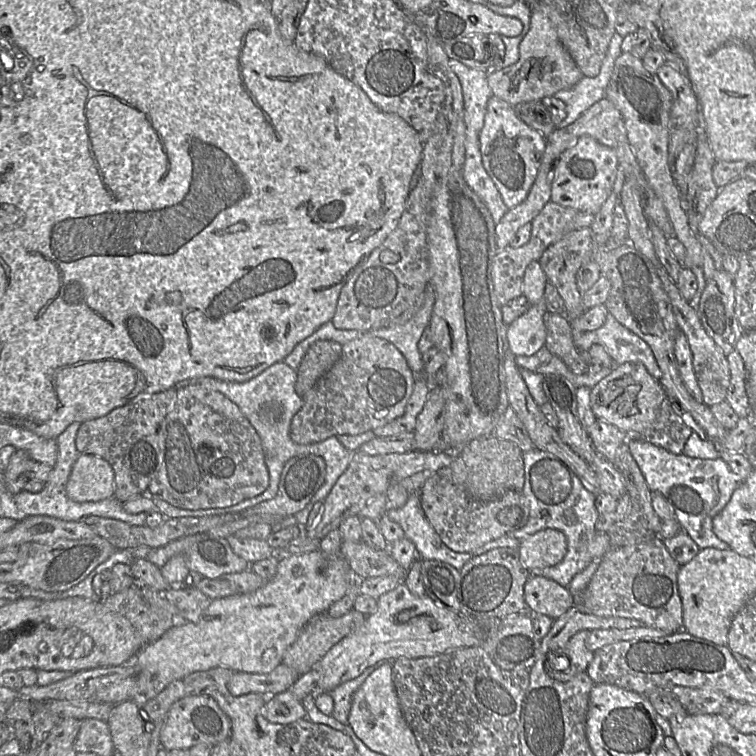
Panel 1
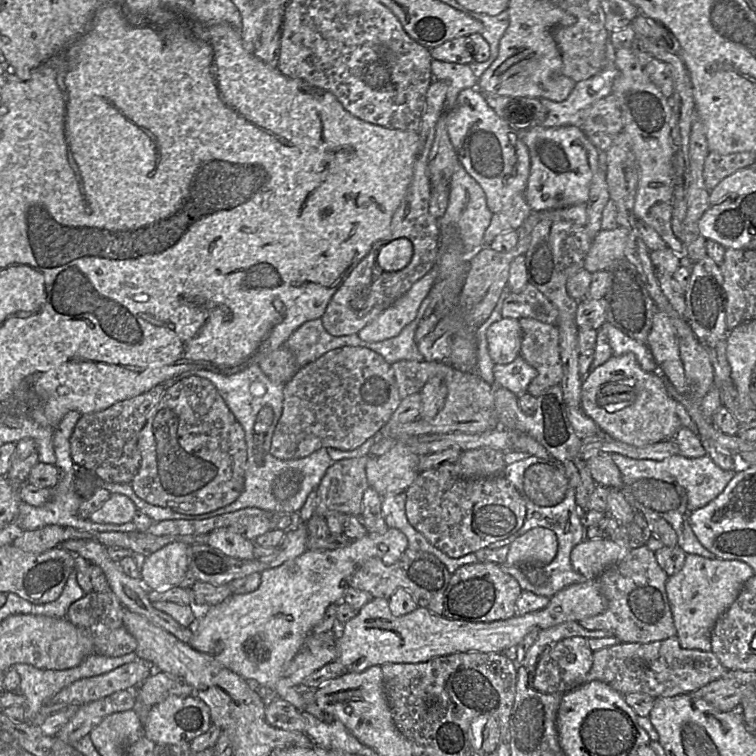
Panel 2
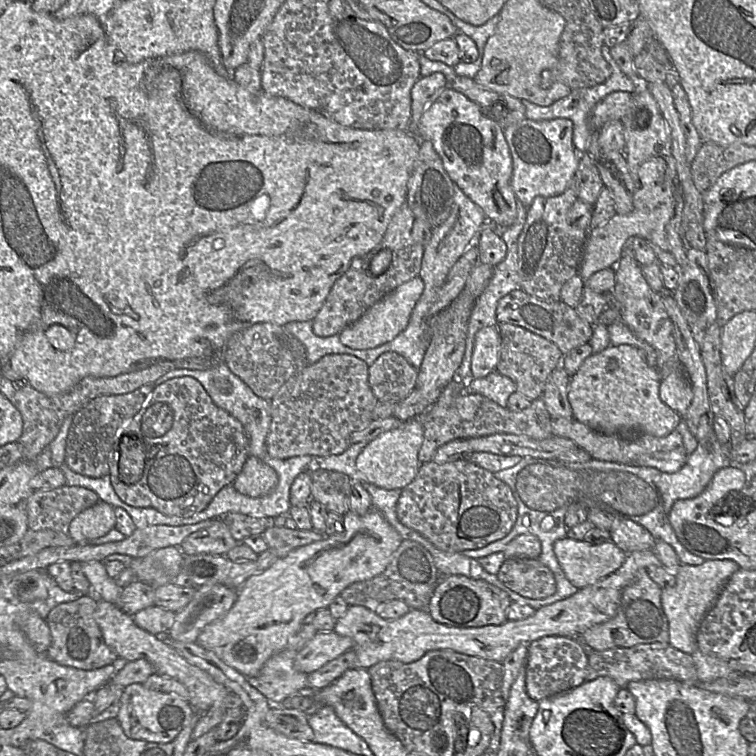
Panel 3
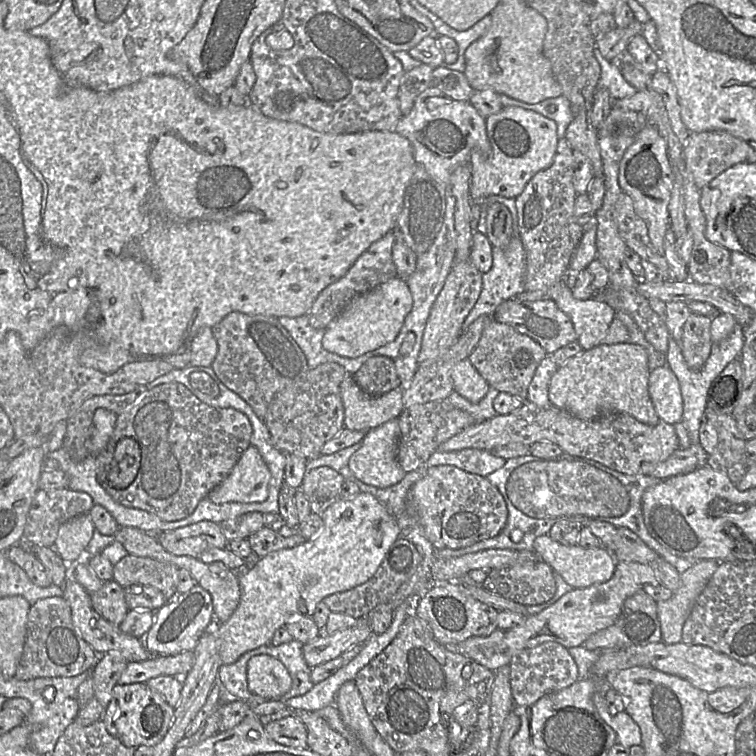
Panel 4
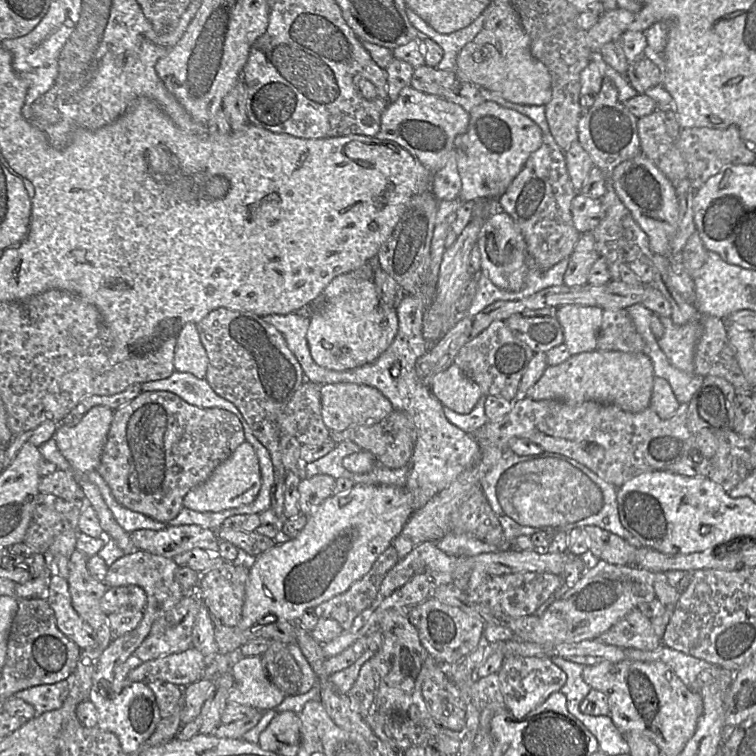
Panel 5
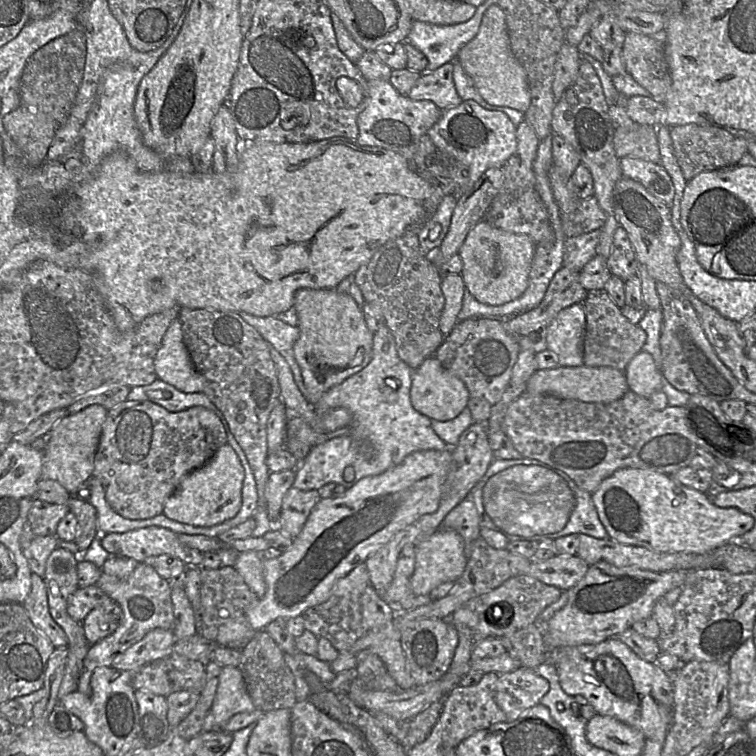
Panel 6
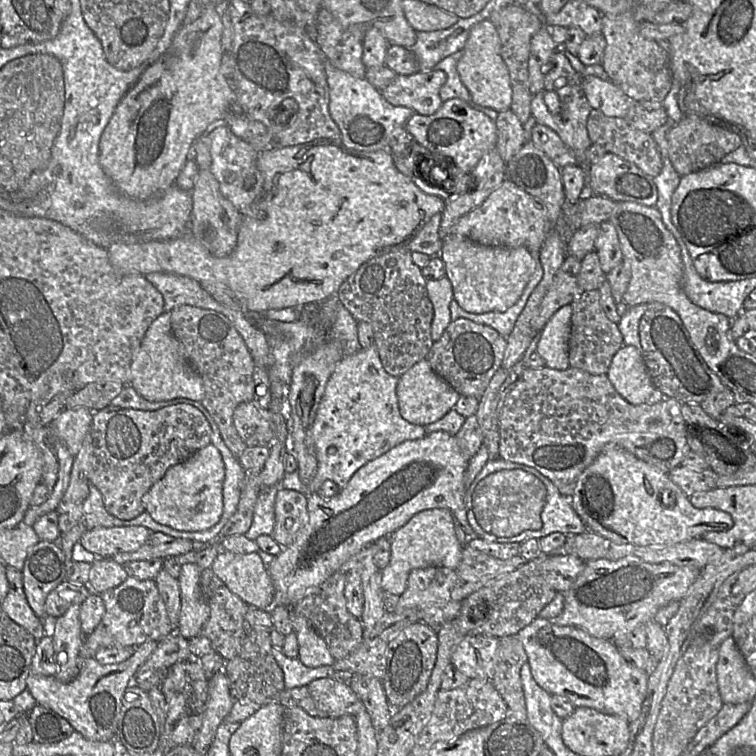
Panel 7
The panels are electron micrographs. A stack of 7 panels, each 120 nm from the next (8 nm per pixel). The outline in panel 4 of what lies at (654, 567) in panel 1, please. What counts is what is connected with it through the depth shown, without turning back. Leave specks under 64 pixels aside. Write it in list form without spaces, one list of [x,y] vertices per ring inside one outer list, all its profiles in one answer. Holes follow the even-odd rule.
[[[644,589],[637,591],[624,601],[622,612],[615,623],[591,635],[582,646],[590,651],[601,652],[660,643],[662,641],[662,635],[661,625],[657,615],[657,604]]]

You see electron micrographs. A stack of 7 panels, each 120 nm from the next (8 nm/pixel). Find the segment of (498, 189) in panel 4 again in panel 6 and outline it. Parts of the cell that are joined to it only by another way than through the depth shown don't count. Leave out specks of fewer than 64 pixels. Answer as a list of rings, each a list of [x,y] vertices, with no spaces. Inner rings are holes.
[[[464,100],[459,106],[442,113],[440,119],[428,130],[436,147],[445,155],[452,157],[447,182],[437,186],[444,195],[457,199],[465,194],[484,174],[494,167],[503,167],[517,149],[516,124],[503,112],[488,110],[473,100]]]

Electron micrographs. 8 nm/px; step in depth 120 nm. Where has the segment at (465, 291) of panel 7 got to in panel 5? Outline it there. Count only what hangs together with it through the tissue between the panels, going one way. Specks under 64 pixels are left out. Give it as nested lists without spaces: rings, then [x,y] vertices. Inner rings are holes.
[[[505,212],[490,215],[478,233],[476,243],[481,255],[481,269],[498,288],[506,291],[518,291],[522,288],[528,272],[527,246],[524,237],[513,221]]]

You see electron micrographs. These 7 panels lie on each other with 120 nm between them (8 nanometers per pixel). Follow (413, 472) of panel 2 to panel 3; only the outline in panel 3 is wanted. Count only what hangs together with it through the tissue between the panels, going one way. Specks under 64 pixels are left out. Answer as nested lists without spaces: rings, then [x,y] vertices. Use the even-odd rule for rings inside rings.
[[[417,419],[404,421],[403,426],[384,432],[367,443],[356,458],[356,469],[364,476],[364,482],[373,484],[383,489],[402,489],[410,484],[422,463],[418,460],[418,452],[423,442],[424,430]]]

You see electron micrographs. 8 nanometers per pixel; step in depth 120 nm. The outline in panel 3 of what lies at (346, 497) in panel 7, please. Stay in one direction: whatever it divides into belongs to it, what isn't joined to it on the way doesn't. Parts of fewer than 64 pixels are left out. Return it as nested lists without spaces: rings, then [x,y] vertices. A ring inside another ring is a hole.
[[[373,507],[364,515],[352,511],[343,514],[343,526],[341,533],[293,549],[266,570],[249,577],[238,589],[233,606],[222,617],[207,625],[196,642],[245,677],[256,677],[273,655],[287,648],[289,638],[300,630],[303,623],[312,623],[314,612],[327,608],[352,583],[382,573],[403,541],[395,528]]]

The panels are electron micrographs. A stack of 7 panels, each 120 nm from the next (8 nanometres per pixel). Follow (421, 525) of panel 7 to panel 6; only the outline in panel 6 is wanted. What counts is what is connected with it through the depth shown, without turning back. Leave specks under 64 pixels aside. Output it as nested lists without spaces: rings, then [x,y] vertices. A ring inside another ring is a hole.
[[[438,529],[415,545],[415,570],[410,579],[414,596],[428,595],[444,582],[456,582],[467,565],[463,538],[453,529]]]

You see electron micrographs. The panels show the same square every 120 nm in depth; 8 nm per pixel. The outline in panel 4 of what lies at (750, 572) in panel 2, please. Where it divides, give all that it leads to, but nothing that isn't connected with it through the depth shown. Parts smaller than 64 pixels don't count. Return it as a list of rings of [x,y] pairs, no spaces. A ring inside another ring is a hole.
[[[700,560],[680,576],[680,586],[674,595],[657,604],[661,625],[662,643],[681,643],[683,626],[707,583],[720,566],[721,561]]]

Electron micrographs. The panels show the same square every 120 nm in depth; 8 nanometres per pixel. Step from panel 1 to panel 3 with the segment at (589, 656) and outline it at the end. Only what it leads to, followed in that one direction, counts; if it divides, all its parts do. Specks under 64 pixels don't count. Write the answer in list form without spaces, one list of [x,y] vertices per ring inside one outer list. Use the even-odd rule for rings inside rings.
[[[547,636],[528,645],[525,687],[537,702],[570,691],[585,681],[588,656],[576,637]]]

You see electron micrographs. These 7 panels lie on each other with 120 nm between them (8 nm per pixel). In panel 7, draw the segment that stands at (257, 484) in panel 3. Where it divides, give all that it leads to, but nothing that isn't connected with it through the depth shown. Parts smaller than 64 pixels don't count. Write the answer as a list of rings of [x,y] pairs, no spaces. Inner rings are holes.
[[[209,444],[187,460],[170,467],[143,496],[142,503],[157,523],[178,531],[200,532],[210,529],[223,513],[225,465],[218,449]]]

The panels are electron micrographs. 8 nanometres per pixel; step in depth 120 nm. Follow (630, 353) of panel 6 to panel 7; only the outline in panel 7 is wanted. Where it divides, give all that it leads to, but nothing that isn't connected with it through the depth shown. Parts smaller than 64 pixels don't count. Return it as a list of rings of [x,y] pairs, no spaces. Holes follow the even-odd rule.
[[[599,290],[582,292],[571,304],[571,332],[568,341],[570,368],[579,369],[592,375],[606,375],[615,354],[623,347],[623,336],[618,323],[605,315],[600,304]]]

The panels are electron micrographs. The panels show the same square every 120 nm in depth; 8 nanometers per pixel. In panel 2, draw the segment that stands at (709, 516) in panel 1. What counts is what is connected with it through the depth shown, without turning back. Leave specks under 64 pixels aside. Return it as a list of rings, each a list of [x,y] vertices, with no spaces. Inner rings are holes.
[[[611,454],[621,472],[622,486],[619,489],[634,512],[645,515],[650,524],[658,518],[665,519],[678,536],[678,545],[687,554],[715,559],[694,534],[689,518],[692,512],[714,500],[735,475],[735,471],[723,470],[706,454],[699,458],[688,458],[680,454],[662,461],[632,459],[620,454]]]

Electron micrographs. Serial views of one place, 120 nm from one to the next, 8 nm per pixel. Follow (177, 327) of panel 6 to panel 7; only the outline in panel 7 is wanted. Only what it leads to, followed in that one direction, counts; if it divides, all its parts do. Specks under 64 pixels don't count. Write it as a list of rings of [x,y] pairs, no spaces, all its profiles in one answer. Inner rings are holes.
[[[164,312],[149,326],[135,354],[129,374],[129,386],[148,401],[160,402],[185,398],[200,402],[205,396],[202,378],[187,360],[183,347],[174,337],[171,312]]]

